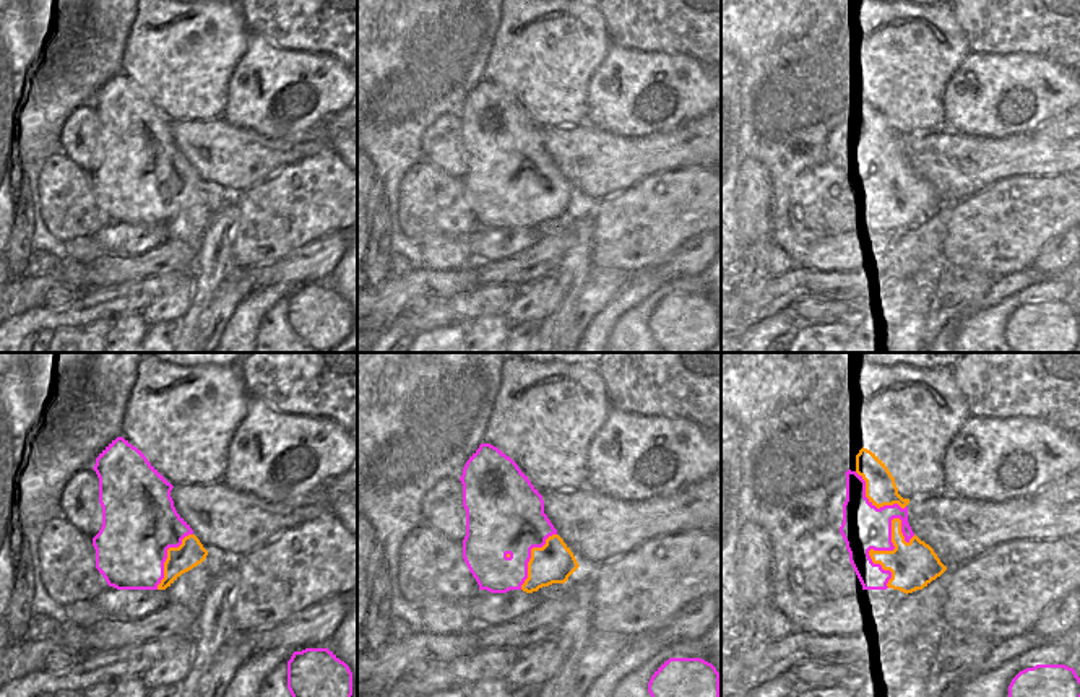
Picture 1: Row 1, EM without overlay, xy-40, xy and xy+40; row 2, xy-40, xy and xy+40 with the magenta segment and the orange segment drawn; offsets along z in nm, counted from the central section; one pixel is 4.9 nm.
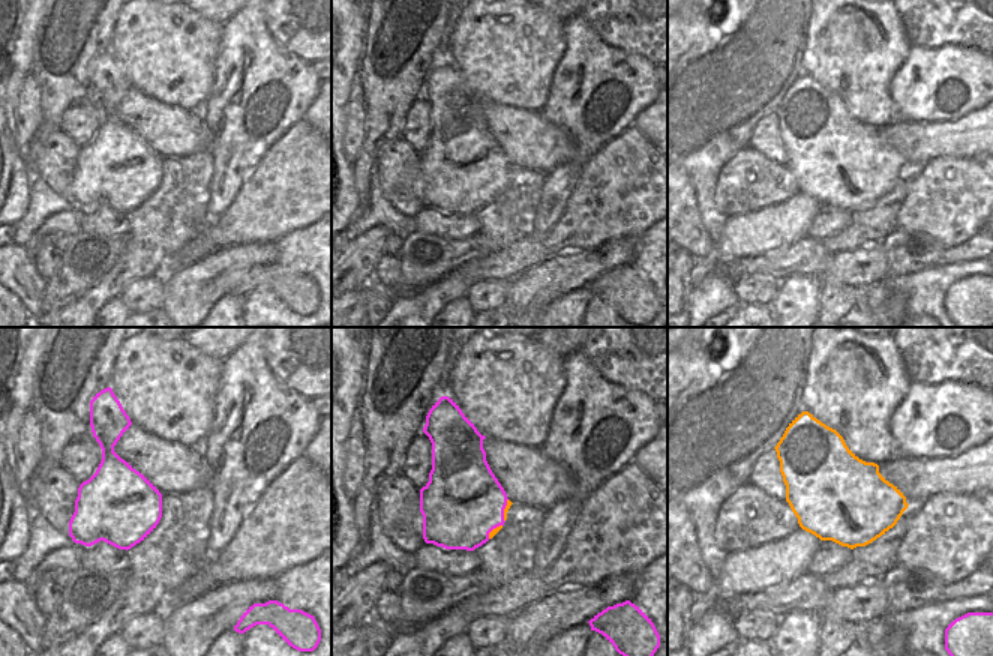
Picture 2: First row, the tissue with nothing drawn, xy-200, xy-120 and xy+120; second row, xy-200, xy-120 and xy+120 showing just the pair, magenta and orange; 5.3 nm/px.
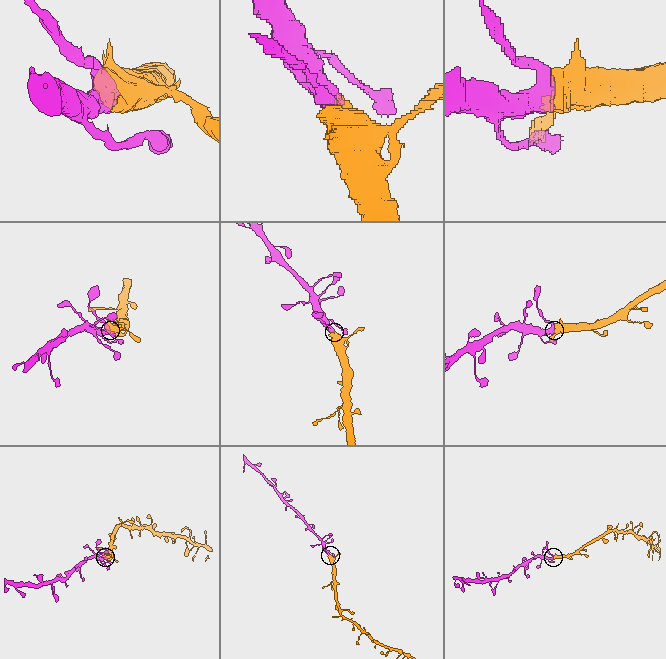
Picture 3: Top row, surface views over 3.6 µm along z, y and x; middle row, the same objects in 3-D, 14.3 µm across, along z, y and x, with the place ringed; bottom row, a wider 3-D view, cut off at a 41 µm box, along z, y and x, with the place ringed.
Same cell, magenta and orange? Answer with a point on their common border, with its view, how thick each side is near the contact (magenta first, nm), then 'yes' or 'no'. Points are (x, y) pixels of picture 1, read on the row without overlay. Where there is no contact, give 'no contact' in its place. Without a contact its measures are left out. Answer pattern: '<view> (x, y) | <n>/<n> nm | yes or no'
xy+40 (877, 186) | 220/240 nm | yes

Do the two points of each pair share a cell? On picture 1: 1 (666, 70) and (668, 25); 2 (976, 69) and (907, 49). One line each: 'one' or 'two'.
1: two
2: two

